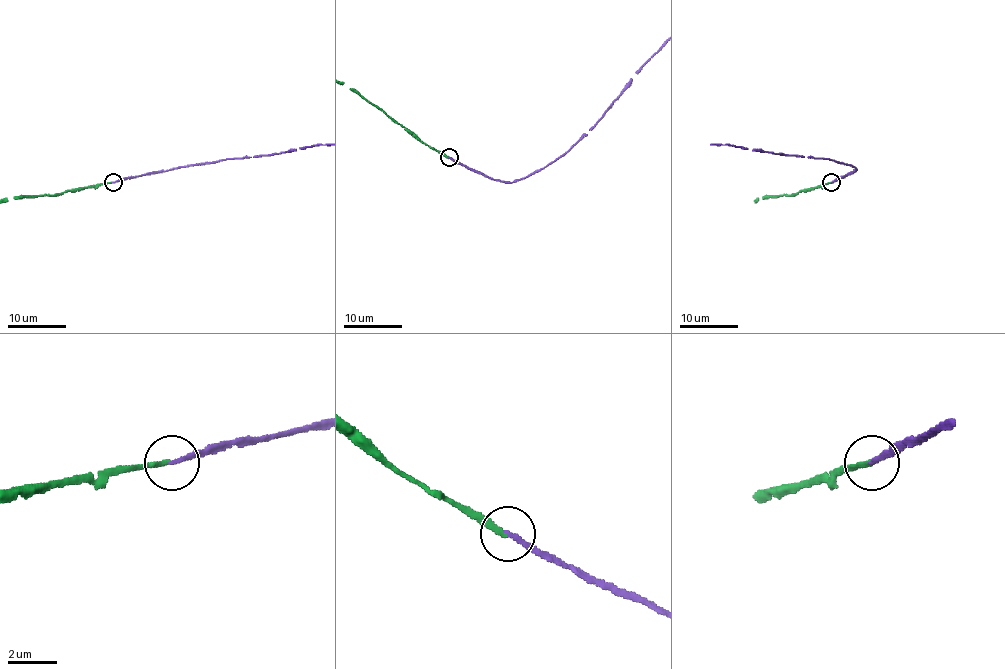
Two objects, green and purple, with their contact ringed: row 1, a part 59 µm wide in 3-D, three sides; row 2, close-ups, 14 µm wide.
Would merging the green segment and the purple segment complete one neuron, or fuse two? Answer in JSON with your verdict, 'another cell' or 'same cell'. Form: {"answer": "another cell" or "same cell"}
{"answer": "another cell"}

